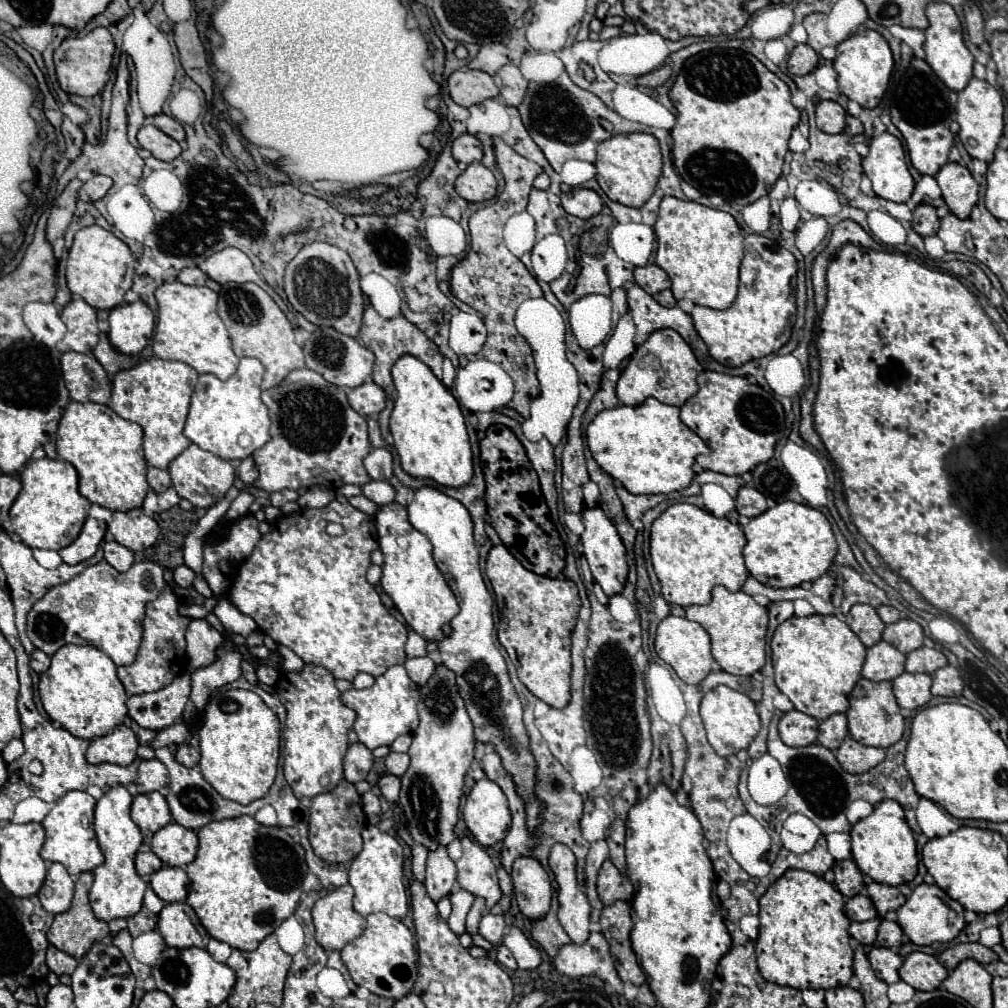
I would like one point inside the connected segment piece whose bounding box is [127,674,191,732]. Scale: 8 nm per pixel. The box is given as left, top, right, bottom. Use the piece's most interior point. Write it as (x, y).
(155, 710)

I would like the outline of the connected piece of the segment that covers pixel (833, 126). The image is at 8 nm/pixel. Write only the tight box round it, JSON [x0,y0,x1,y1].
[815,100,847,134]

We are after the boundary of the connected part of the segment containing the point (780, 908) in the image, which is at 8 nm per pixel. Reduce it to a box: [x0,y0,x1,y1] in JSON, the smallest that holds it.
[755,870,853,990]

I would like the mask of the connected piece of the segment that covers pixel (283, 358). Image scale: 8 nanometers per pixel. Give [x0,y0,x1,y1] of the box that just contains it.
[219,282,305,390]

